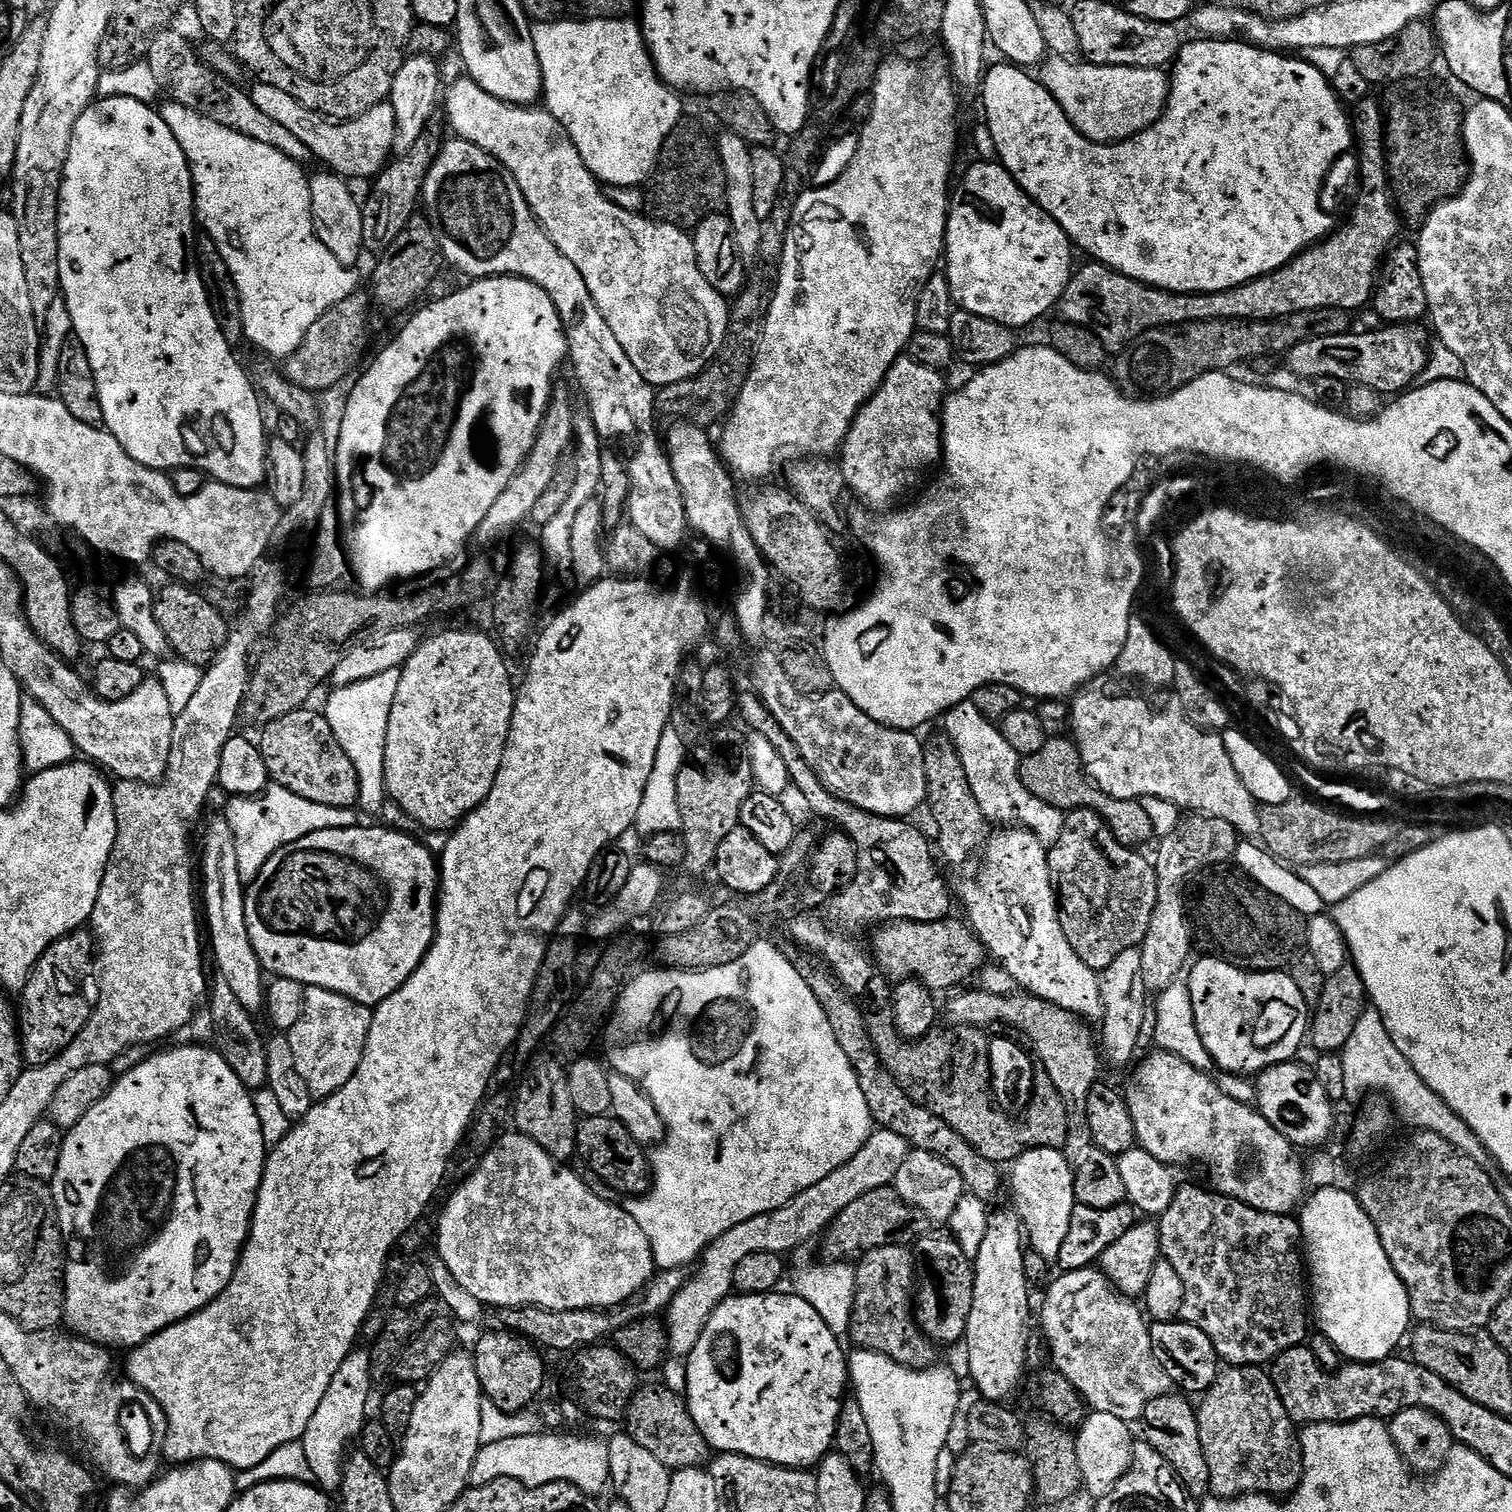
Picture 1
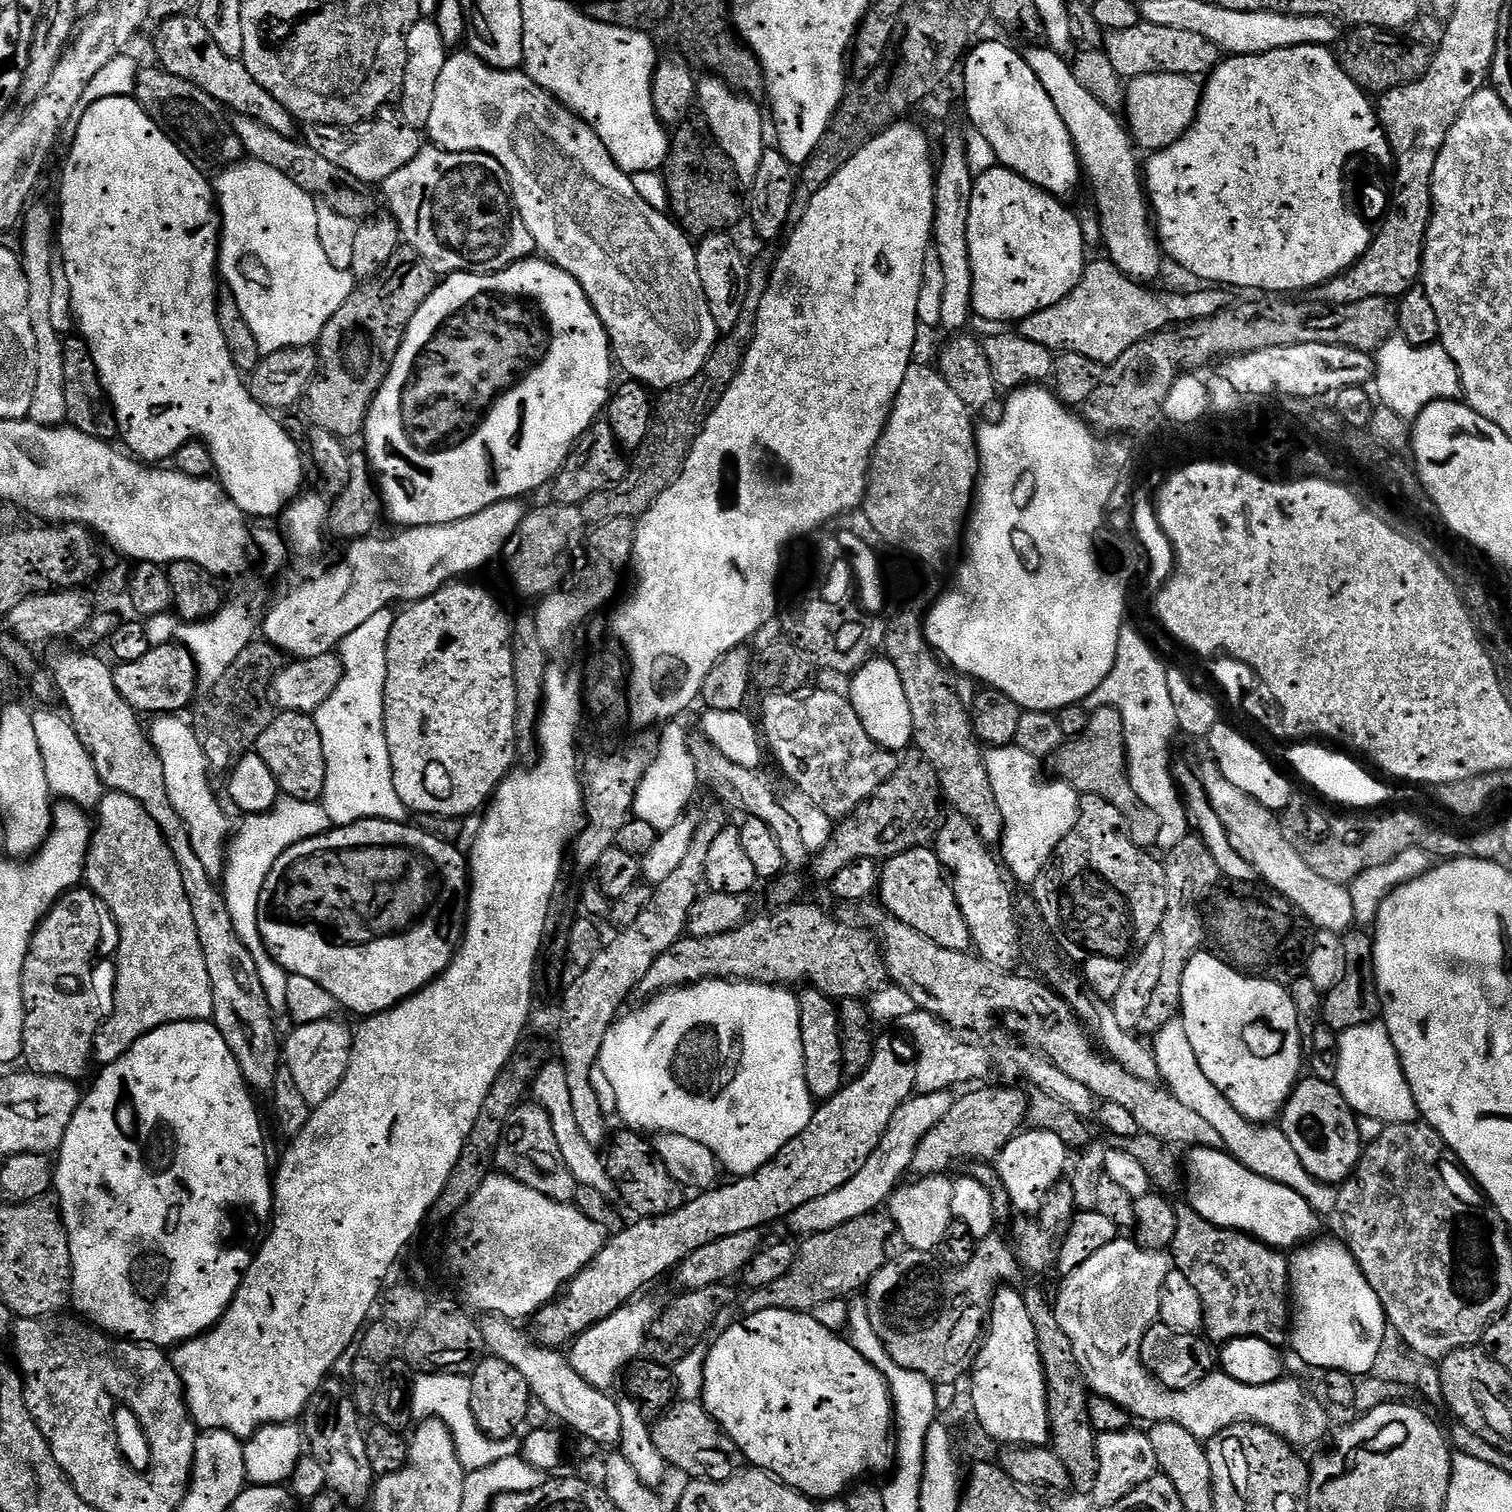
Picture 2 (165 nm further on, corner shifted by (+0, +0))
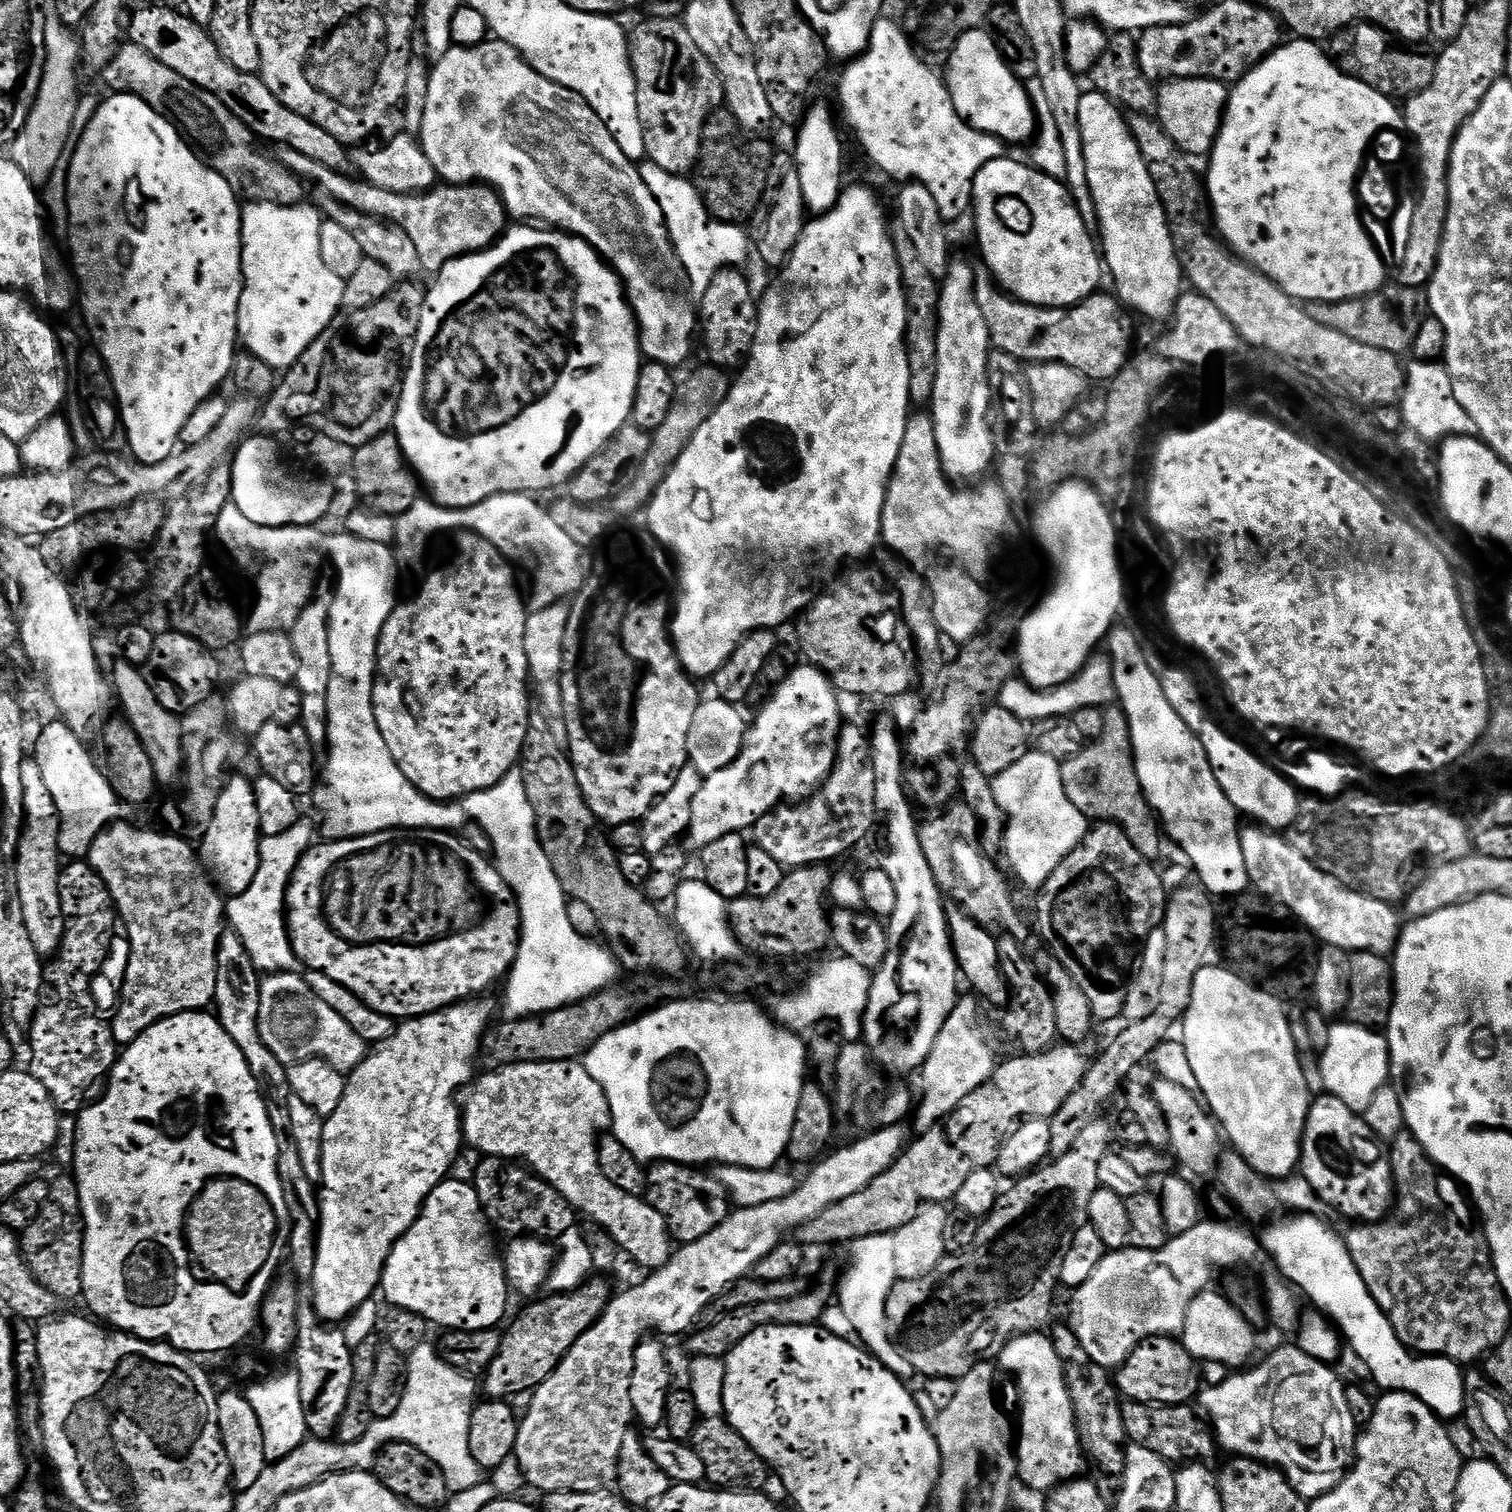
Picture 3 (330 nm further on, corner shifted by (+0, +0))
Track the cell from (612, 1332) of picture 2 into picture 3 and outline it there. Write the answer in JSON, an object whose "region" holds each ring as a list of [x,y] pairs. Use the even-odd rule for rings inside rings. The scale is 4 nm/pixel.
{"region":[[[895,1124],[889,1128],[878,1128],[869,1131],[867,1134],[861,1135],[860,1140],[856,1140],[853,1144],[848,1144],[845,1148],[829,1151],[819,1162],[811,1165],[809,1174],[805,1180],[801,1179],[796,1185],[796,1189],[790,1194],[786,1194],[786,1198],[775,1200],[774,1202],[765,1202],[762,1206],[750,1206],[749,1208],[736,1208],[729,1211],[726,1222],[722,1222],[722,1226],[714,1226],[714,1230],[710,1230],[710,1234],[705,1234],[702,1238],[698,1238],[698,1242],[690,1242],[689,1244],[679,1245],[673,1251],[671,1258],[666,1261],[661,1268],[655,1269],[645,1278],[641,1284],[636,1284],[633,1288],[625,1290],[621,1296],[613,1295],[608,1301],[608,1308],[602,1315],[596,1319],[596,1324],[590,1326],[590,1330],[586,1330],[586,1334],[582,1334],[582,1338],[578,1338],[578,1342],[574,1342],[574,1346],[562,1358],[562,1362],[550,1374],[550,1378],[546,1378],[546,1382],[542,1382],[534,1392],[534,1400],[530,1403],[530,1410],[522,1416],[520,1420],[520,1429],[518,1430],[518,1438],[516,1439],[515,1458],[518,1460],[518,1466],[521,1467],[523,1479],[533,1484],[540,1491],[540,1494],[550,1492],[602,1492],[609,1487],[608,1483],[616,1480],[616,1467],[618,1466],[618,1458],[622,1454],[622,1438],[626,1438],[626,1434],[633,1427],[634,1417],[632,1407],[630,1406],[630,1374],[634,1366],[634,1354],[641,1340],[649,1335],[648,1332],[653,1328],[656,1332],[665,1332],[668,1336],[676,1336],[679,1332],[687,1333],[693,1327],[692,1323],[715,1302],[716,1299],[723,1297],[740,1280],[745,1279],[755,1269],[756,1263],[762,1258],[766,1258],[766,1254],[770,1254],[770,1250],[774,1250],[774,1246],[785,1243],[784,1236],[793,1233],[795,1229],[805,1224],[810,1218],[818,1218],[818,1214],[822,1214],[822,1210],[826,1210],[826,1206],[834,1206],[834,1202],[842,1202],[842,1198],[850,1198],[850,1194],[858,1194],[858,1190],[862,1190],[862,1186],[870,1186],[870,1182],[874,1182],[874,1178],[878,1178],[882,1173],[892,1165],[900,1156],[906,1147],[906,1139],[904,1140],[904,1124]]]}

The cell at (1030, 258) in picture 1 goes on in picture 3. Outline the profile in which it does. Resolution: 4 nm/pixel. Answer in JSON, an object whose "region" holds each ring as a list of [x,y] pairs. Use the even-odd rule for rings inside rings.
{"region":[[[1001,158],[994,162],[986,162],[986,166],[982,166],[982,170],[978,170],[972,183],[970,208],[973,213],[976,211],[976,240],[980,243],[981,254],[984,255],[983,263],[992,273],[997,285],[1009,296],[1015,296],[1023,304],[1033,304],[1039,308],[1071,308],[1074,304],[1081,304],[1087,296],[1093,295],[1099,289],[1096,287],[1100,284],[1100,272],[1102,276],[1102,256],[1098,251],[1098,244],[1093,233],[1086,226],[1086,222],[1082,222],[1082,214],[1078,214],[1076,203],[1072,201],[1071,194],[1061,181],[1048,177],[1046,173],[1033,167],[1031,163],[1019,164],[1016,160],[1008,159]]]}

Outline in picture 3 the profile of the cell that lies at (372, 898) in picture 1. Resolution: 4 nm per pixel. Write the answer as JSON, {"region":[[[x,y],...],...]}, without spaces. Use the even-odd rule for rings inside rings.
{"region":[[[391,828],[391,829],[390,829],[390,830],[386,830],[386,831],[385,831],[385,832],[375,832],[375,833],[374,833],[374,834],[366,834],[366,835],[365,835],[365,836],[355,836],[355,837],[354,837],[354,838],[350,838],[350,839],[349,839],[349,840],[330,840],[330,841],[327,841],[327,842],[320,842],[320,843],[317,843],[317,844],[316,844],[316,845],[315,845],[315,846],[313,846],[313,847],[311,847],[311,848],[309,848],[309,849],[308,849],[308,851],[307,851],[307,852],[305,852],[305,853],[304,853],[304,856],[303,856],[303,857],[302,857],[302,859],[301,859],[301,860],[300,860],[300,861],[299,861],[299,862],[298,862],[298,866],[297,866],[297,867],[296,867],[296,869],[295,869],[295,870],[294,870],[294,874],[293,874],[293,875],[292,875],[292,877],[291,877],[291,878],[290,878],[290,882],[289,882],[289,883],[288,883],[288,893],[287,893],[287,894],[286,894],[286,898],[285,898],[285,899],[284,899],[284,907],[285,907],[285,909],[286,909],[286,923],[287,923],[287,925],[288,925],[288,937],[289,937],[289,938],[290,938],[290,939],[291,939],[291,940],[292,940],[292,949],[293,949],[293,950],[294,950],[294,954],[295,954],[295,955],[296,955],[296,957],[298,957],[298,958],[299,958],[299,959],[300,959],[300,962],[301,962],[301,965],[303,965],[303,967],[304,967],[304,968],[305,968],[305,969],[308,969],[308,970],[311,970],[311,971],[313,971],[313,972],[321,972],[321,973],[322,973],[322,974],[326,974],[326,978],[334,978],[334,982],[338,982],[338,986],[346,986],[346,990],[350,990],[350,991],[351,991],[351,992],[352,992],[352,993],[354,993],[354,995],[355,995],[355,996],[357,996],[357,997],[358,997],[358,998],[362,998],[362,1002],[366,1002],[366,1006],[370,1006],[370,1007],[371,1007],[371,1008],[373,1008],[373,1009],[374,1009],[374,1010],[378,1010],[378,1014],[386,1014],[386,1015],[387,1015],[387,1016],[391,1016],[391,1017],[392,1017],[392,1019],[393,1019],[393,1021],[396,1021],[396,1022],[403,1022],[403,1021],[406,1021],[406,1020],[411,1020],[411,1019],[412,1019],[412,1017],[413,1017],[413,1016],[425,1016],[425,1015],[426,1015],[426,1014],[430,1014],[430,1013],[431,1013],[431,1012],[437,1012],[437,1011],[438,1011],[438,1010],[440,1010],[440,1009],[442,1009],[442,1008],[448,1008],[448,1007],[450,1007],[450,1005],[451,1005],[451,1004],[458,1004],[458,1003],[460,1003],[460,1001],[461,1001],[461,1000],[470,1000],[470,999],[473,999],[473,998],[476,998],[476,997],[479,997],[479,996],[480,996],[480,995],[481,995],[481,994],[484,994],[484,993],[487,993],[487,992],[484,992],[484,991],[486,991],[486,990],[487,990],[487,988],[488,988],[488,987],[490,987],[490,986],[491,986],[491,984],[496,984],[496,983],[498,983],[498,982],[499,982],[499,980],[500,980],[500,983],[501,983],[501,981],[503,981],[503,980],[504,980],[504,979],[505,979],[505,977],[507,977],[507,975],[508,975],[508,973],[509,973],[509,972],[511,972],[511,970],[512,970],[512,964],[513,964],[513,963],[515,963],[515,961],[516,961],[516,955],[517,955],[517,954],[518,954],[518,950],[519,950],[519,949],[520,949],[520,907],[518,907],[518,905],[516,905],[516,895],[514,895],[514,894],[513,894],[513,893],[512,893],[512,888],[511,888],[511,887],[510,887],[510,885],[509,885],[509,884],[508,884],[508,883],[507,883],[507,882],[505,882],[505,880],[504,880],[504,879],[503,879],[503,878],[502,878],[502,874],[501,874],[501,873],[500,873],[500,872],[499,872],[499,871],[498,871],[498,870],[497,870],[497,869],[496,869],[496,865],[495,865],[495,863],[493,863],[493,861],[492,861],[492,860],[491,860],[491,859],[489,859],[489,860],[487,860],[487,858],[486,858],[486,857],[484,857],[484,856],[483,856],[483,854],[482,854],[482,853],[480,853],[480,852],[475,852],[475,850],[474,850],[474,849],[472,849],[472,848],[467,848],[467,846],[466,846],[466,845],[464,845],[464,844],[463,844],[463,842],[462,842],[462,841],[460,841],[460,840],[459,840],[459,838],[458,838],[458,837],[459,837],[459,835],[456,835],[456,834],[453,834],[453,833],[451,833],[451,832],[435,832],[435,831],[434,831],[434,830],[433,830],[433,828]]]}

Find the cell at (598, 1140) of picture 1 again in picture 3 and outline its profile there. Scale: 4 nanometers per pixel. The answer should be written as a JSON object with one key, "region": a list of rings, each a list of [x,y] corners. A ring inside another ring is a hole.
{"region":[[[669,1160],[653,1163],[647,1169],[647,1202],[650,1206],[654,1206],[654,1210],[658,1210],[658,1214],[662,1214],[662,1218],[668,1224],[668,1235],[672,1237],[677,1245],[698,1242],[698,1238],[710,1234],[710,1230],[714,1230],[714,1226],[722,1226],[722,1222],[726,1222],[728,1217],[730,1211],[728,1192],[716,1181],[715,1175],[708,1173],[707,1176],[704,1172],[707,1171],[687,1164],[675,1164]]]}

